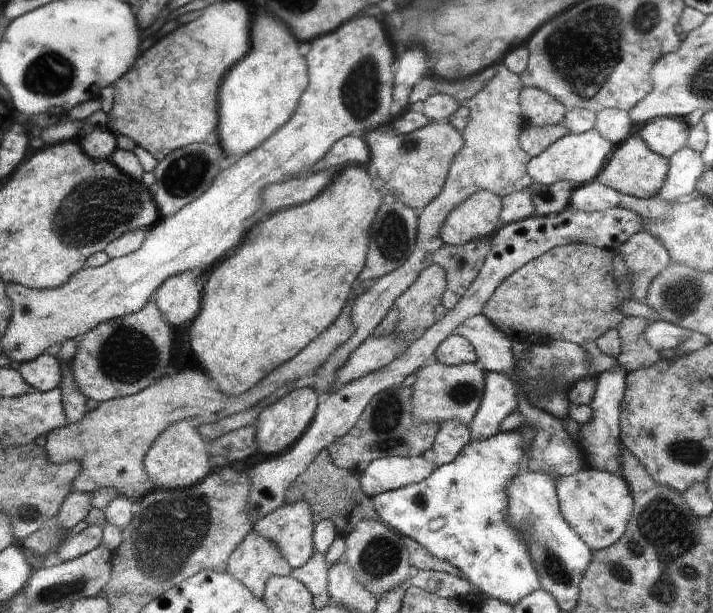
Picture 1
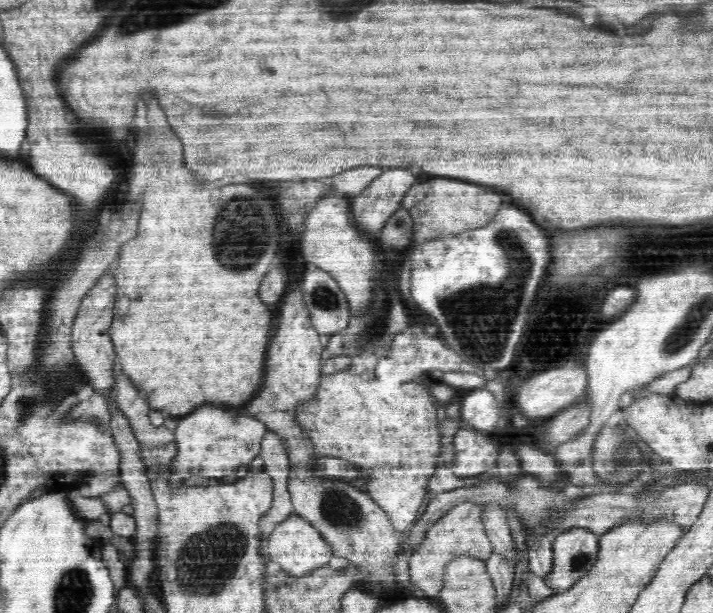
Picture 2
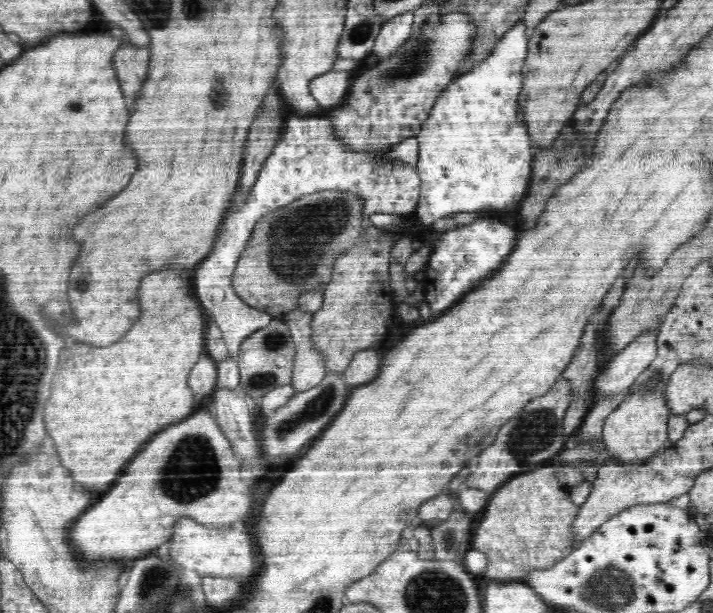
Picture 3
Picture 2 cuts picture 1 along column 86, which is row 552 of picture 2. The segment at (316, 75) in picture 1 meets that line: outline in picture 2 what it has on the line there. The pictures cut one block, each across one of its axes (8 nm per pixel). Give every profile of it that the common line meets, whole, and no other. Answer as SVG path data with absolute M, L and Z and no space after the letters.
M290 515L270 533L266 542L266 555L287 572L299 577L328 564L334 549L333 544L309 520L303 516Z

